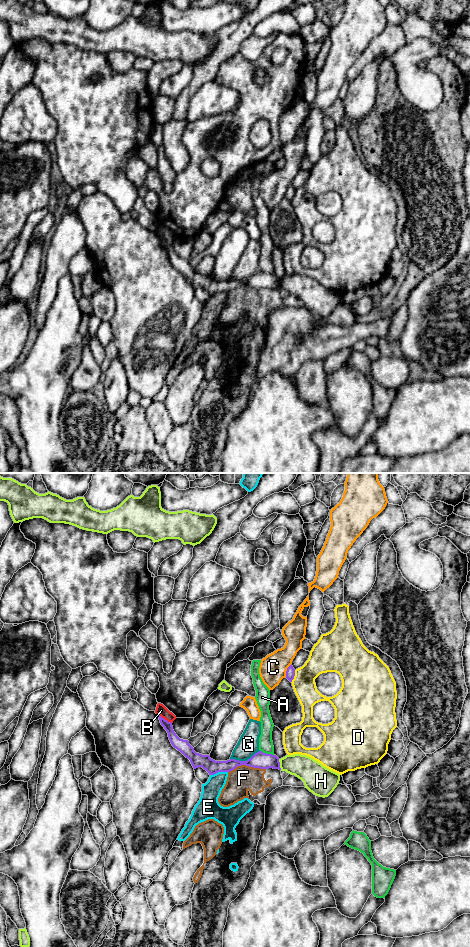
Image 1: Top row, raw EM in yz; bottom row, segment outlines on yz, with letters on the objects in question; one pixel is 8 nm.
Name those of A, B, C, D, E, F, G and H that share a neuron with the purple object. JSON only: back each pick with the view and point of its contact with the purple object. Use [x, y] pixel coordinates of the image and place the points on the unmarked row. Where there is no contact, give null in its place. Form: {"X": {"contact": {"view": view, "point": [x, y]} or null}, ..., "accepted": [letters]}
{"accepted": []}

